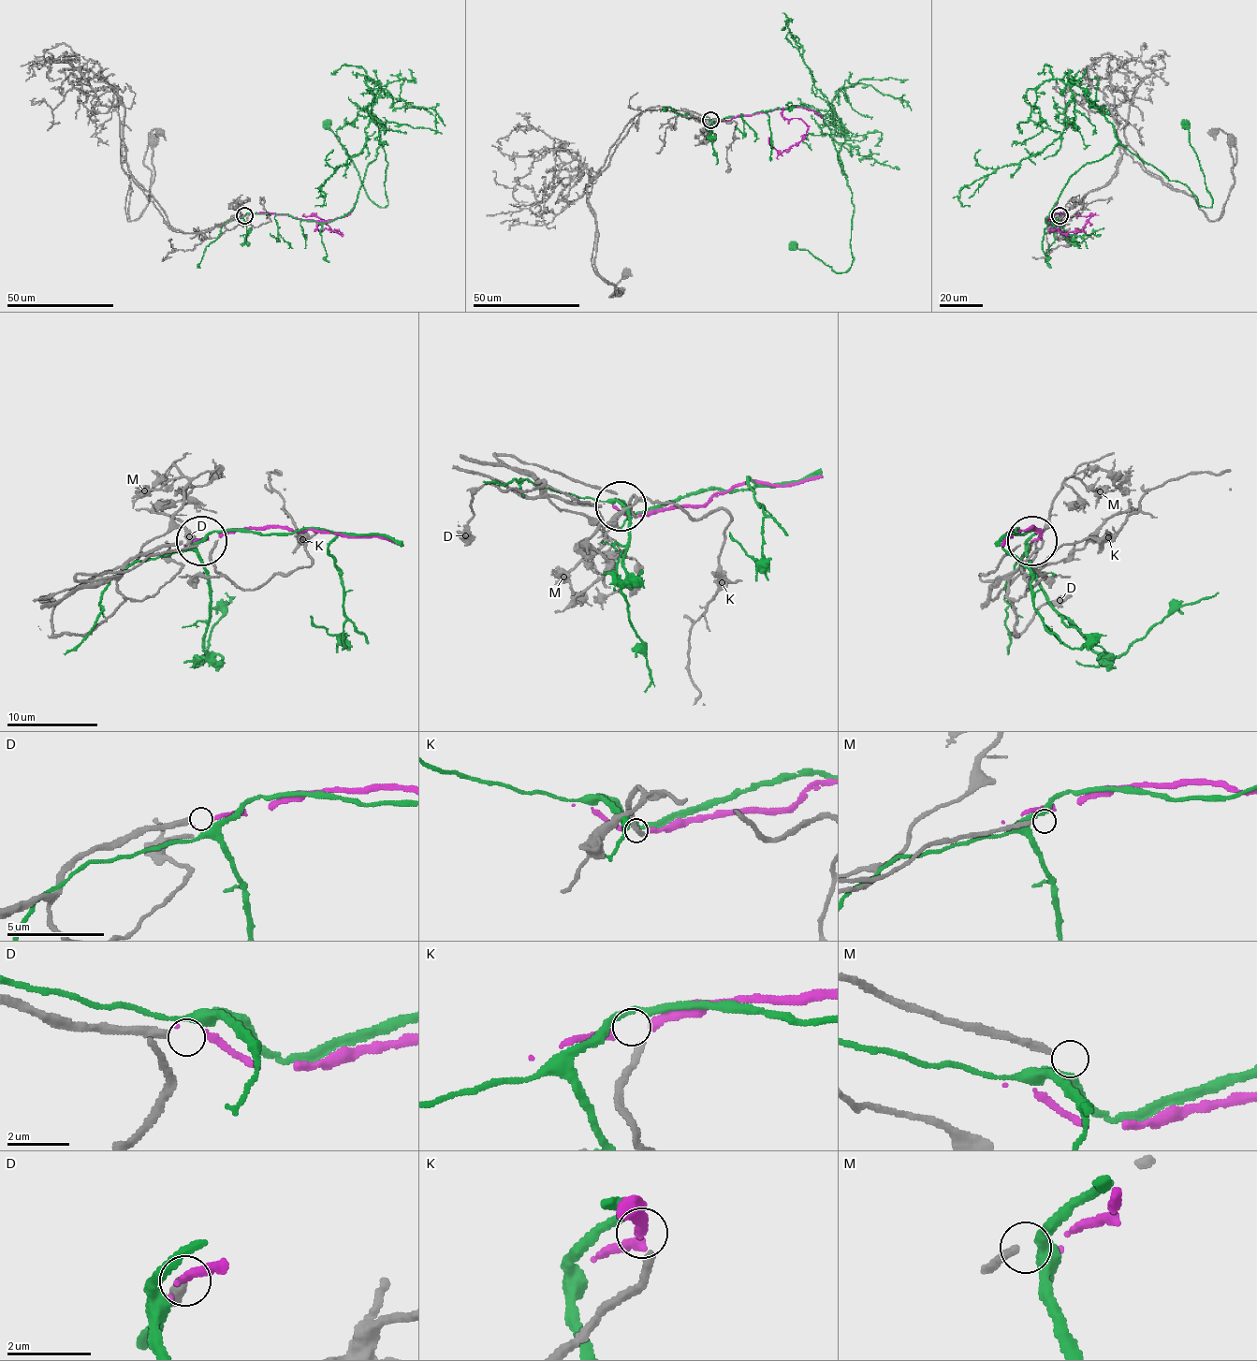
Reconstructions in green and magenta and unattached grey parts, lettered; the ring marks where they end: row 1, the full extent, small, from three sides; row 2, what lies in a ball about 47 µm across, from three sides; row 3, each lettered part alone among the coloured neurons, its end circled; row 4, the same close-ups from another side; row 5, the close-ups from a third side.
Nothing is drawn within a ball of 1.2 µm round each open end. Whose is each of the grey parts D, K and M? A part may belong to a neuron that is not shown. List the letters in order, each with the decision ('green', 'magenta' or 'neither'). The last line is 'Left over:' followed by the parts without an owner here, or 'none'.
D: neither
K: magenta
M: neither
Left over: D, M

